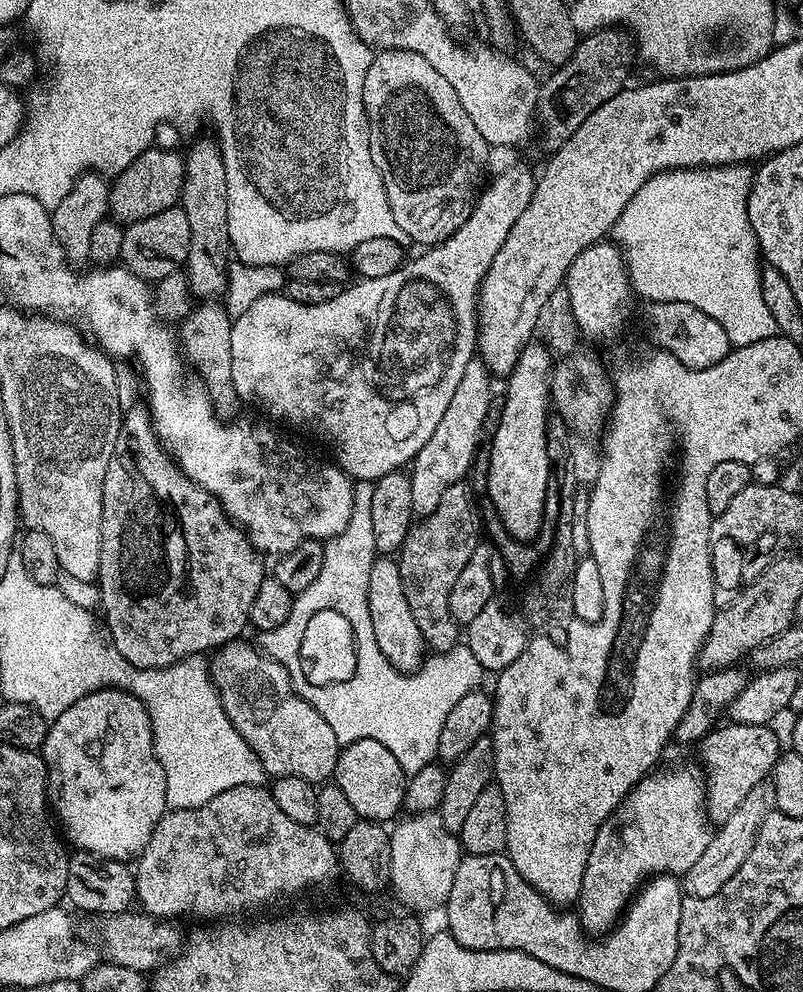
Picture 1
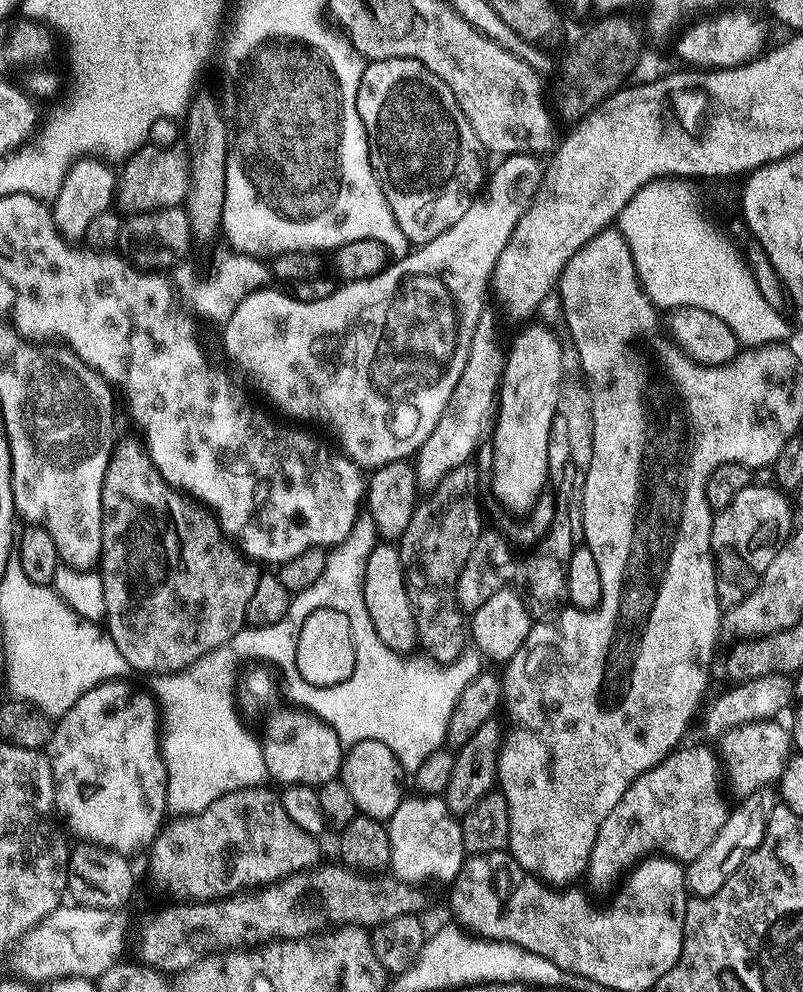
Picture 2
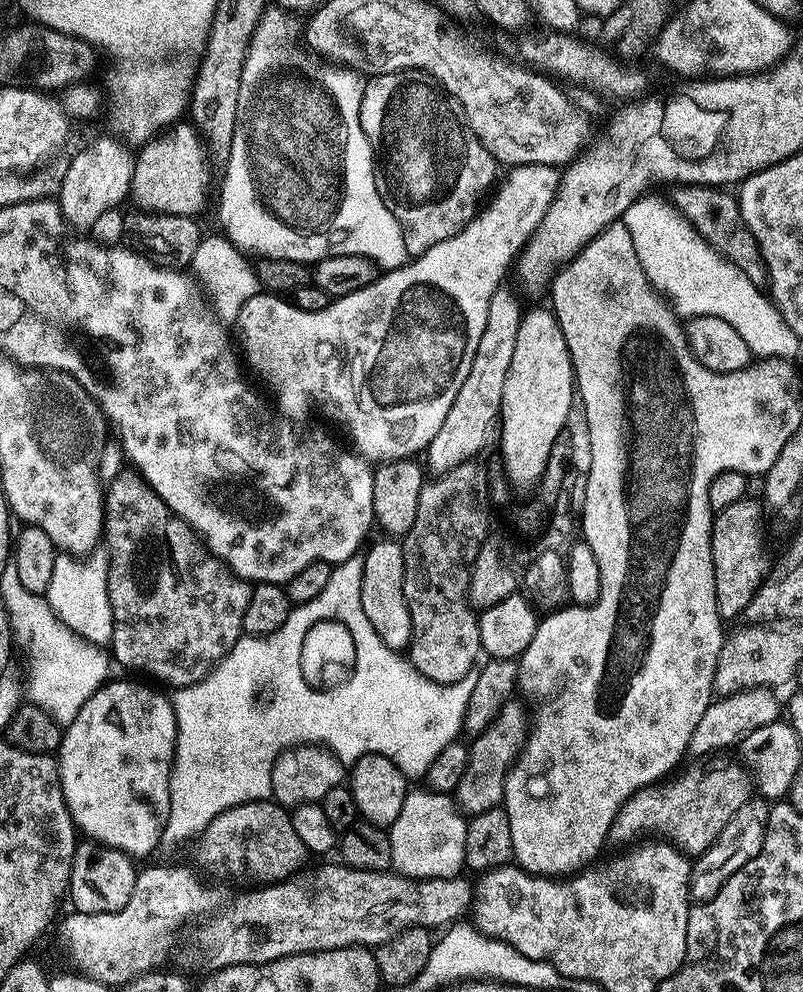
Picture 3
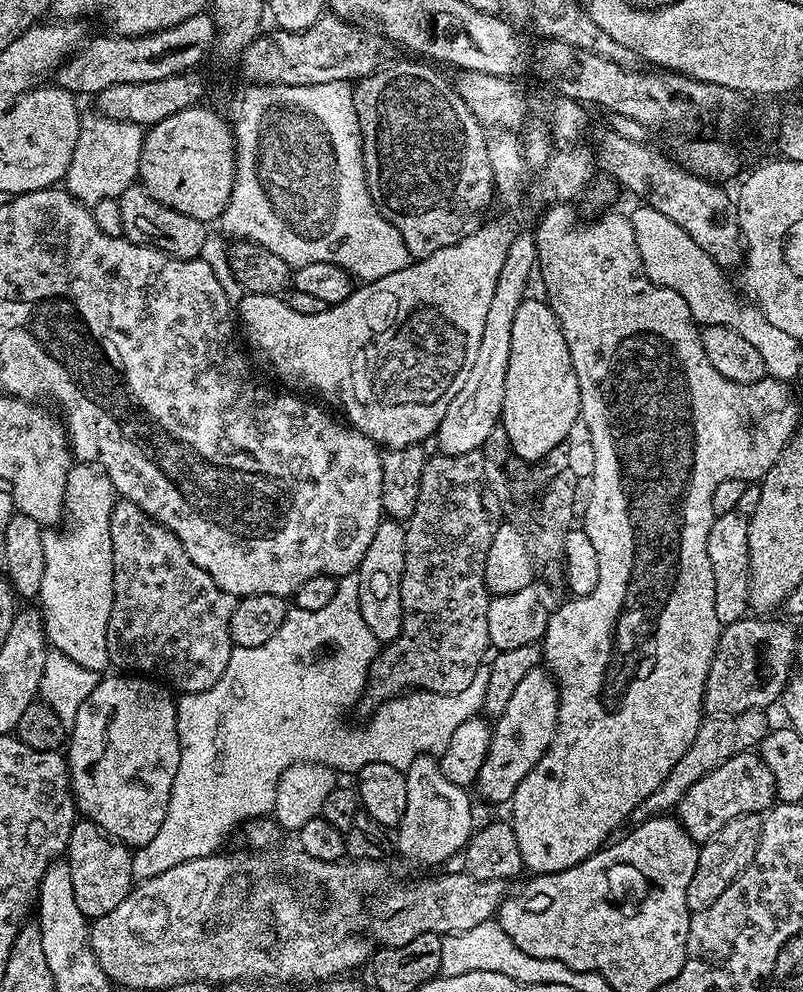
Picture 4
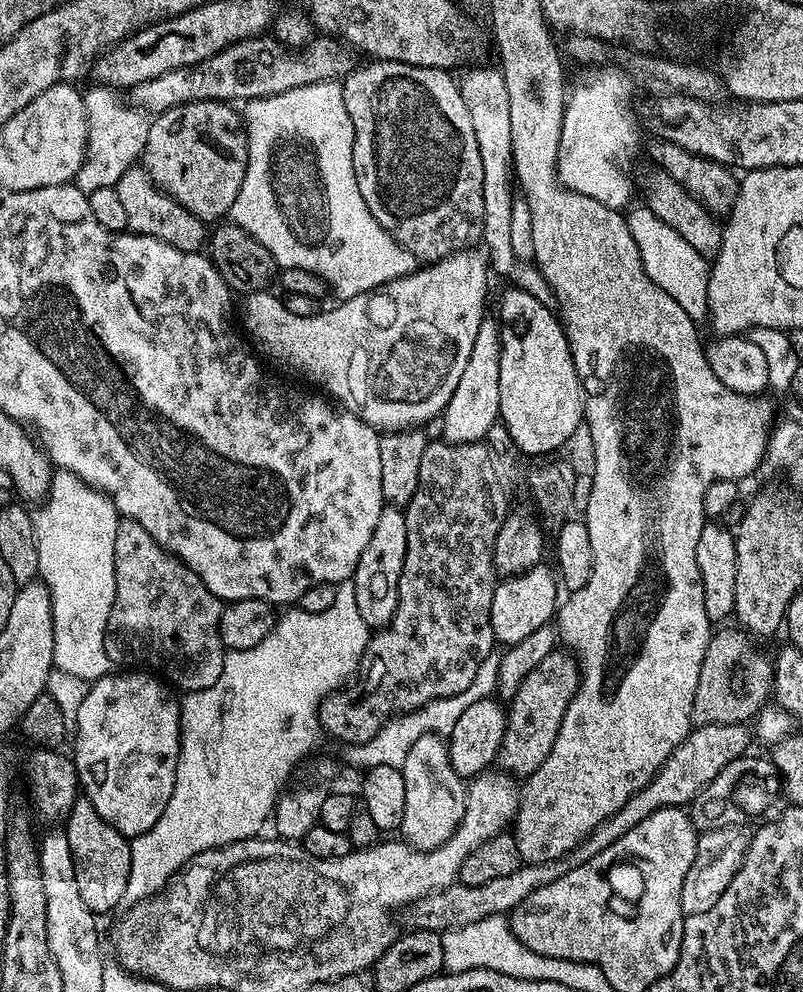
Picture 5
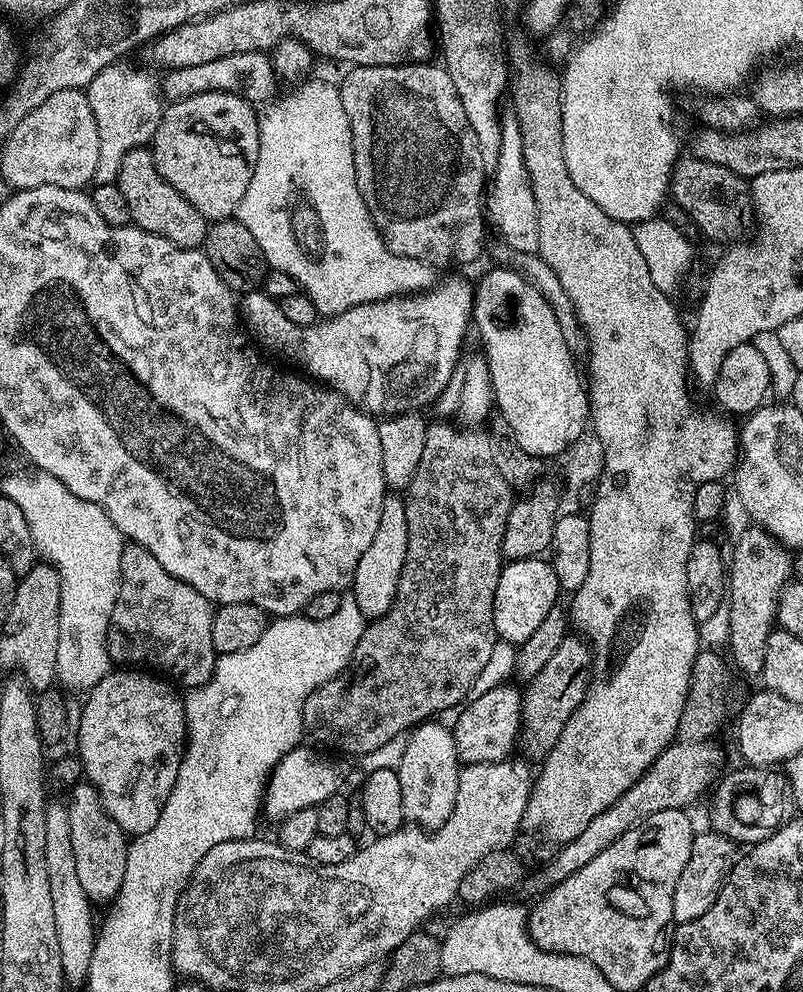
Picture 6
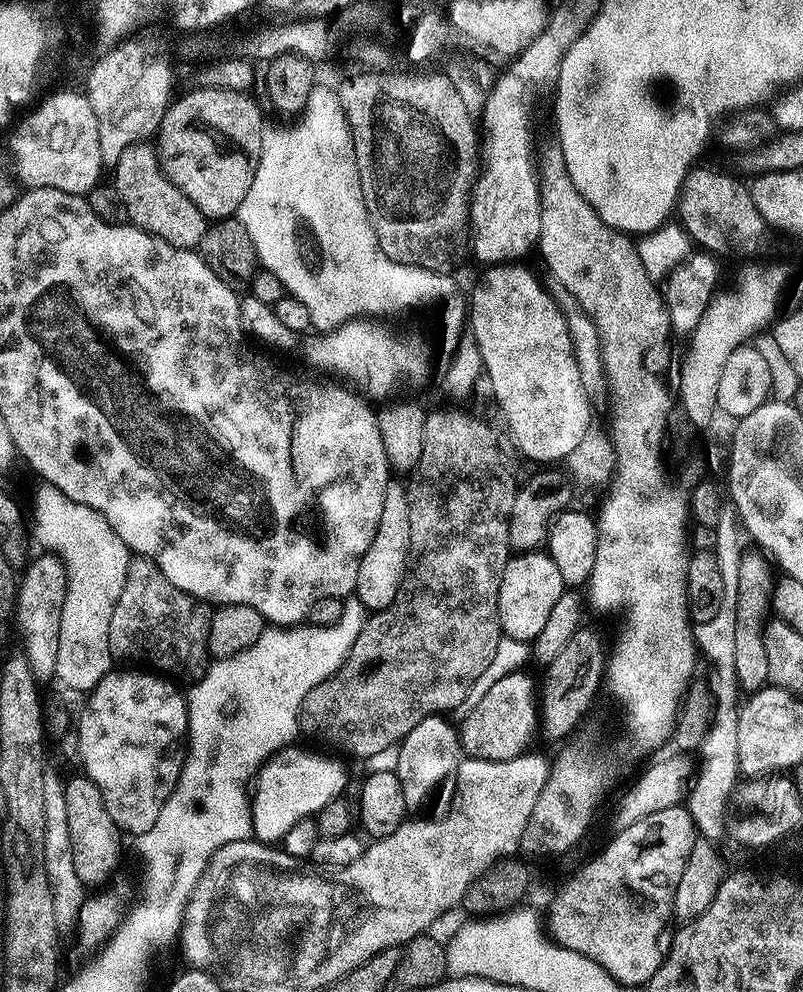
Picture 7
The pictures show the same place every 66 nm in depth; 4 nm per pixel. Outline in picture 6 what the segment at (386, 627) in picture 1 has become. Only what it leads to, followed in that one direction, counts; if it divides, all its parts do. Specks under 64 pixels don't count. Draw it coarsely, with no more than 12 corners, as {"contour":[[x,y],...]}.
{"contour":[[389,503],[350,595],[365,621],[384,616],[406,562],[403,503]]}

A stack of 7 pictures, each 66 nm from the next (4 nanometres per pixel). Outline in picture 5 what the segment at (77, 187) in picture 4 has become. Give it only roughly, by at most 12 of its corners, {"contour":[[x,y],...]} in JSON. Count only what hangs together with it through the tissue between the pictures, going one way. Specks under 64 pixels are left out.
{"contour":[[114,87],[83,93],[74,183],[115,188],[141,159],[149,113]]}

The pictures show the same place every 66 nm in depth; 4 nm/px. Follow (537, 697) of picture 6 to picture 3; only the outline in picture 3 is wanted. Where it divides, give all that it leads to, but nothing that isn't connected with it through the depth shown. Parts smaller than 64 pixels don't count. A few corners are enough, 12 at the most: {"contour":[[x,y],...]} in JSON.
{"contour":[[507,700],[471,741],[454,799],[475,814],[504,803],[530,733],[530,712]]}

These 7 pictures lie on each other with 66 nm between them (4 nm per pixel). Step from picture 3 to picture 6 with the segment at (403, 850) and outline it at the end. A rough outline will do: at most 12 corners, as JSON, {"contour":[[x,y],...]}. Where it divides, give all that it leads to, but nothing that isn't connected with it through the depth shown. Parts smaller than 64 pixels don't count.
{"contour":[[446,723],[407,733],[405,821],[441,828],[462,767]]}

